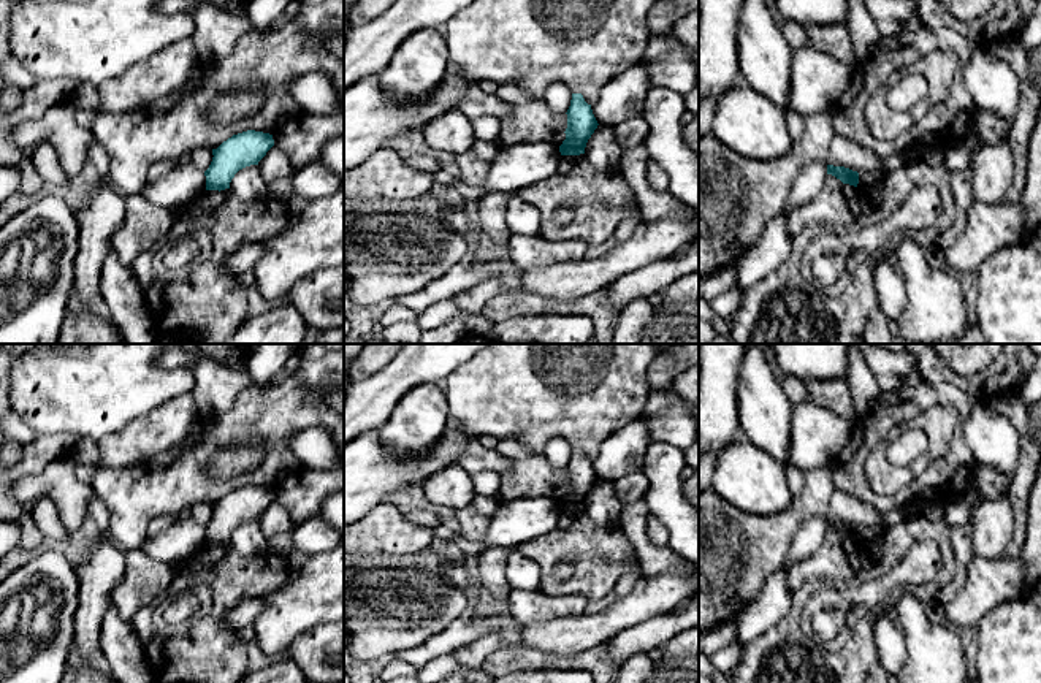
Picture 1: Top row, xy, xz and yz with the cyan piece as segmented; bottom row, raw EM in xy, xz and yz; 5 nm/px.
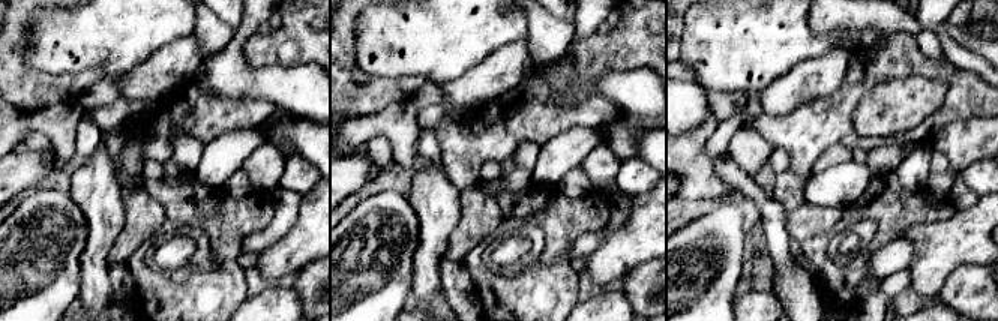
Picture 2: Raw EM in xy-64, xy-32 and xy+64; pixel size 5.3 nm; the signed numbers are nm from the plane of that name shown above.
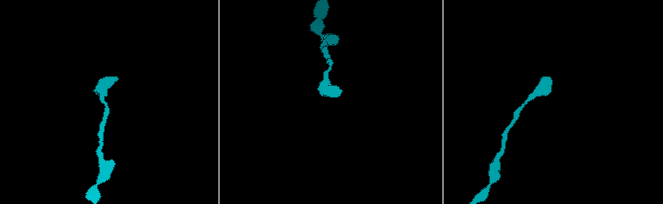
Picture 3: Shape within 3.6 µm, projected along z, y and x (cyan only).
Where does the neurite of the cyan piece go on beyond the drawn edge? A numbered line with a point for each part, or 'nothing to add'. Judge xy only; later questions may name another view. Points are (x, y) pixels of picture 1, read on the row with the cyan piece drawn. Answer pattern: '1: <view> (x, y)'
nothing to add

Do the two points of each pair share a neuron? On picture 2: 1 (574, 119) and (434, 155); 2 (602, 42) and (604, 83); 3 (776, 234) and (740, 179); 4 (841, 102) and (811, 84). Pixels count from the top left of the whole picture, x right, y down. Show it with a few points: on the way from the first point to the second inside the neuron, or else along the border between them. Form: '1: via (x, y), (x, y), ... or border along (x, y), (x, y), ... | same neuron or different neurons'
1: border along (429, 128), (438, 144), (441, 161) | different neurons
2: border along (638, 66), (605, 71), (593, 80) | different neurons
3: via (775, 221), (770, 209), (754, 192) | same neuron
4: border along (850, 65), (835, 92), (797, 108) | different neurons

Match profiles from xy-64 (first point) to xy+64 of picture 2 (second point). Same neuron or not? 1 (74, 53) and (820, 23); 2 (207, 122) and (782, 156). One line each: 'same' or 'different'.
1: different
2: different

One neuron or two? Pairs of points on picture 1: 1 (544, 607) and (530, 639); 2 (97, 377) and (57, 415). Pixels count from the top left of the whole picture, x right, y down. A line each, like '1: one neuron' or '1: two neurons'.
1: two neurons
2: one neuron

